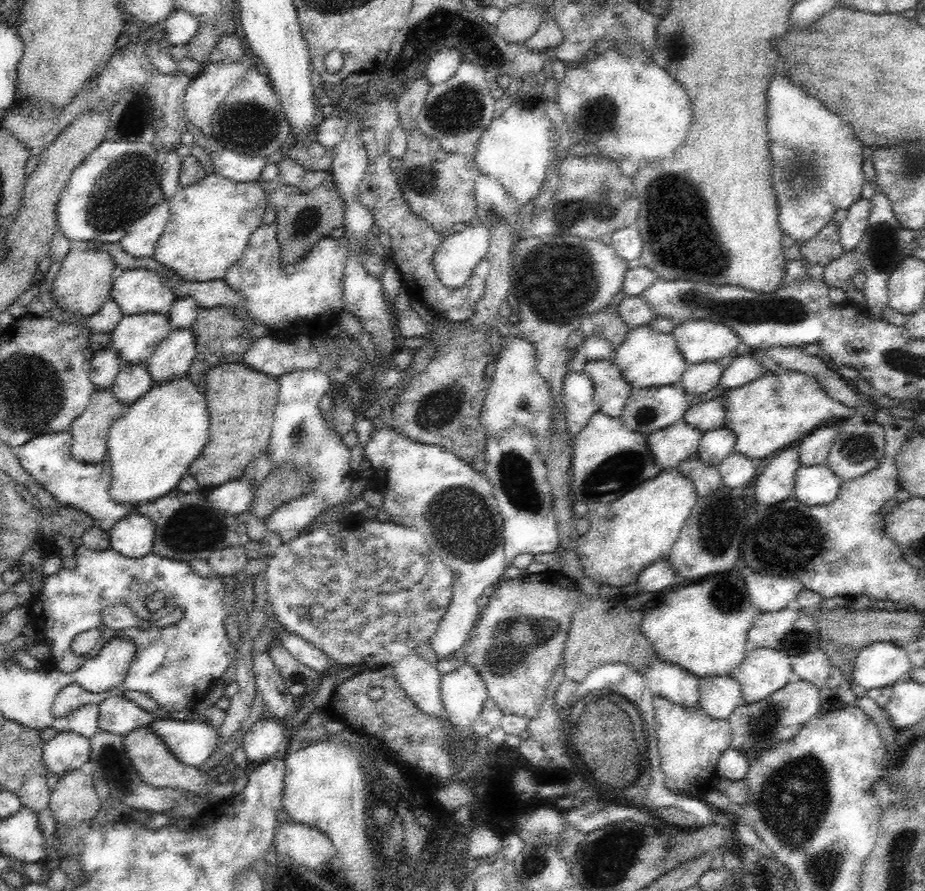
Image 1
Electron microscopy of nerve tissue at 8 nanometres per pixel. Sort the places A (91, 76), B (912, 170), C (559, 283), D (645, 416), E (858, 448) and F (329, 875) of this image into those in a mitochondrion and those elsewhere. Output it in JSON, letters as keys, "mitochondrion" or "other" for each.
{"A":"other","B":"mitochondrion","C":"mitochondrion","D":"mitochondrion","E":"mitochondrion","F":"other"}

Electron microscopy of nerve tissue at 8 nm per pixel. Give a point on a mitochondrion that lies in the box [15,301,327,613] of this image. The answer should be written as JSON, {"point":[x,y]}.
{"point":[52,407]}

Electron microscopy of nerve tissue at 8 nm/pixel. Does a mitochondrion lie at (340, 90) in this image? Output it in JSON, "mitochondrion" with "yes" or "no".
{"mitochondrion":"no"}

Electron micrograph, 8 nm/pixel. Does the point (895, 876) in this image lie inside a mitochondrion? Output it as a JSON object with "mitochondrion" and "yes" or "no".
{"mitochondrion":"yes"}

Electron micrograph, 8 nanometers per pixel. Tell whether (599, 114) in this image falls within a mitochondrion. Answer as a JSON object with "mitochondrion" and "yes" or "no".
{"mitochondrion":"yes"}

